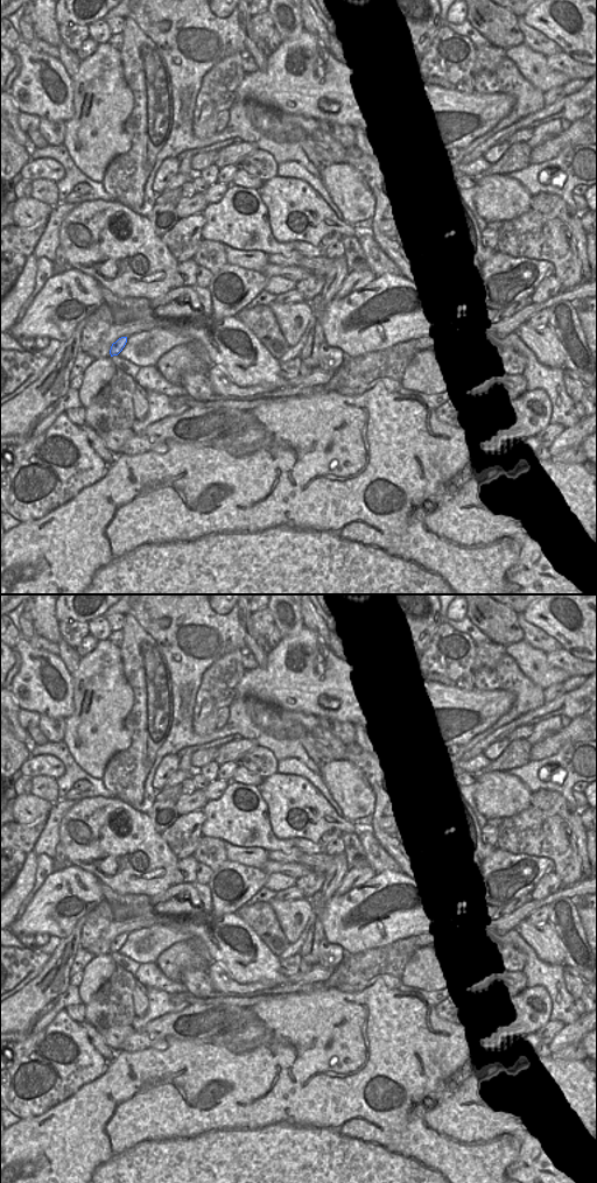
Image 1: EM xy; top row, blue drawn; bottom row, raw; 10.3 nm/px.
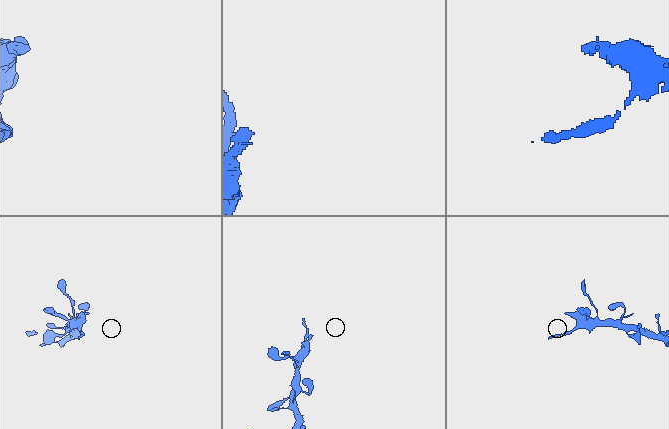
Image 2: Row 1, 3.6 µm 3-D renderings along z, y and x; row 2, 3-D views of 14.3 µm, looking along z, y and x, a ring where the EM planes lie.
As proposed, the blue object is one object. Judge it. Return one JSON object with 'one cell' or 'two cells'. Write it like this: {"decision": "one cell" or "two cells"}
{"decision": "one cell"}

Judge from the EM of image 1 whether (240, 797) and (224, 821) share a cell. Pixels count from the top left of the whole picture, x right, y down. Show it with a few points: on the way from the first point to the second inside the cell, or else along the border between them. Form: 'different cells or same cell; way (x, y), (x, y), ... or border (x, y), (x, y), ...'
same cell; way (240, 803), (230, 815)

